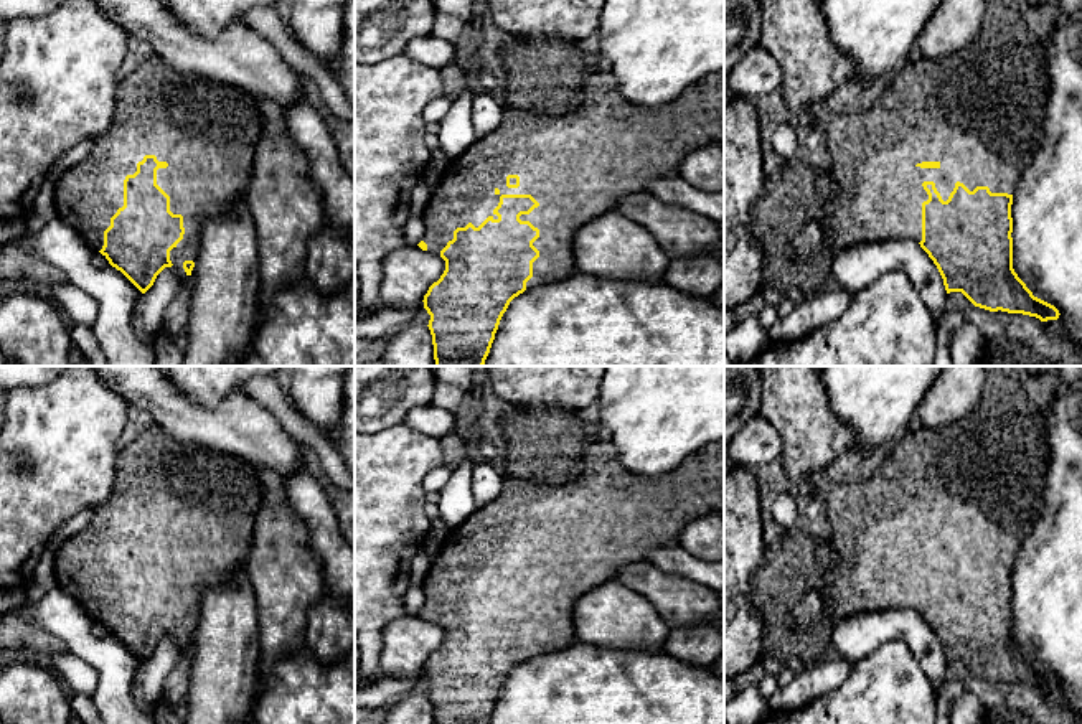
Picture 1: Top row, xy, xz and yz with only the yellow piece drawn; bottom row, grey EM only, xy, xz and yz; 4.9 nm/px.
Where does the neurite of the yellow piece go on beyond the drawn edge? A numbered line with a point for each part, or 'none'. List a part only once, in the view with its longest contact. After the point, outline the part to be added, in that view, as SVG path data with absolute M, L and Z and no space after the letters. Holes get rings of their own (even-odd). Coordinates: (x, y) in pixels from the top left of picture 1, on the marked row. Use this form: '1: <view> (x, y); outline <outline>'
1: xz (579, 147); outline M518 35L518 40L503 49L501 58L506 73L501 91L506 104L500 125L449 162L422 214L426 233L421 241L437 256L454 239L457 228L468 223L478 228L488 216L498 219L493 209L501 195L531 195L539 206L520 219L539 229L539 237L533 242L539 257L533 262L533 277L526 289L571 279L577 272L572 241L582 224L617 211L625 196L645 190L650 181L678 176L683 158L693 150L724 143L724 69L699 79L666 104L643 107L622 97L610 71L584 69L576 40Z

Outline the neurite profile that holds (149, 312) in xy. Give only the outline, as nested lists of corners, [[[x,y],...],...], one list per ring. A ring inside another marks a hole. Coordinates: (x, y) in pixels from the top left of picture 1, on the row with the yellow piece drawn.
[[[175,266],[165,267],[153,285],[139,297],[132,315],[132,328],[142,345],[153,348],[168,305],[175,297],[188,292],[190,284],[191,275],[181,277]]]

